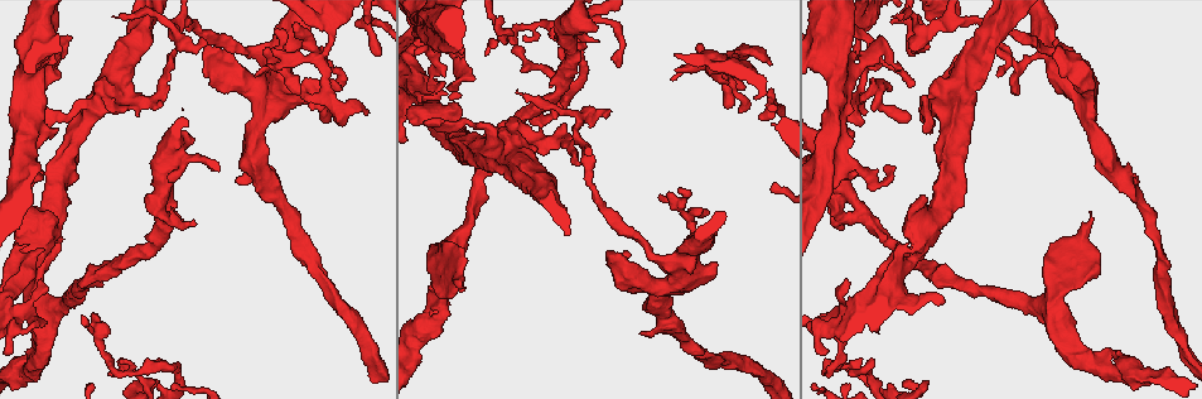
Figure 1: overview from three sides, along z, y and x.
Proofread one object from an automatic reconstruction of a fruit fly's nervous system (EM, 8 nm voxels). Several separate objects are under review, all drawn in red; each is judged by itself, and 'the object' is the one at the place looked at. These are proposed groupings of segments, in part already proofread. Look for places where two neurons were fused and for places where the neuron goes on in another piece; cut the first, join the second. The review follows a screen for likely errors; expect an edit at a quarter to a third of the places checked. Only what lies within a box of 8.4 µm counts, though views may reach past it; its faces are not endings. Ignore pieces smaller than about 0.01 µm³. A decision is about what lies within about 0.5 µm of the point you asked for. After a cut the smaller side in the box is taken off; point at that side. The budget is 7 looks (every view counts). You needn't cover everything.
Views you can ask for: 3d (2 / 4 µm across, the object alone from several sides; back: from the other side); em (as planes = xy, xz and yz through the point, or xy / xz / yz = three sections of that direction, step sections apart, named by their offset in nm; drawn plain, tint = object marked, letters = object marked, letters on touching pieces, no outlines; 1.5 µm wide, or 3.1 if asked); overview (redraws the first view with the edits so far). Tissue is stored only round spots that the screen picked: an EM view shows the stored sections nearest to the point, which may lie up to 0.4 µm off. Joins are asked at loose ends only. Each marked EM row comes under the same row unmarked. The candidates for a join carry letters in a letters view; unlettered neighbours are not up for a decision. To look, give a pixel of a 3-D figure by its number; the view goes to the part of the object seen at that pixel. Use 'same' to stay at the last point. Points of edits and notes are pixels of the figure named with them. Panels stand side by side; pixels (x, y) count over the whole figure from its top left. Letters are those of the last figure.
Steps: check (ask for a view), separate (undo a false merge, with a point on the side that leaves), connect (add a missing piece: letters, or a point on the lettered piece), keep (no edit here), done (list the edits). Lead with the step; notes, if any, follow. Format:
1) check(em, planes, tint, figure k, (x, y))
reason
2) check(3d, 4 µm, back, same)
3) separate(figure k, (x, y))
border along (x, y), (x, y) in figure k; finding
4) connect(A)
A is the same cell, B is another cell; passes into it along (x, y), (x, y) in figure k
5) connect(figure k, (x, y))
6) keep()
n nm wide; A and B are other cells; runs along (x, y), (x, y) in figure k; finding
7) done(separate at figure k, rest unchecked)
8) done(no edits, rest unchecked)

check(em, planes, letters, figure 1, (1091, 212))
free end

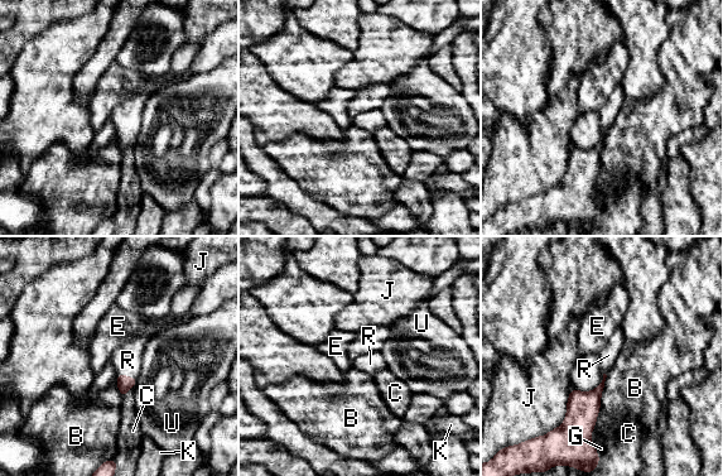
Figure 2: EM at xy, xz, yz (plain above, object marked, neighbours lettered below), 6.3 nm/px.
connect(R)
R is the same cell, B, C, E, G, J, K and U are other cells; passes into it along (124, 383), (128, 376), (128, 360) in figure 2; the neuron continues

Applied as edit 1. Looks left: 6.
check(3d, 4 µm, figure 1, (1135, 181))
thick end

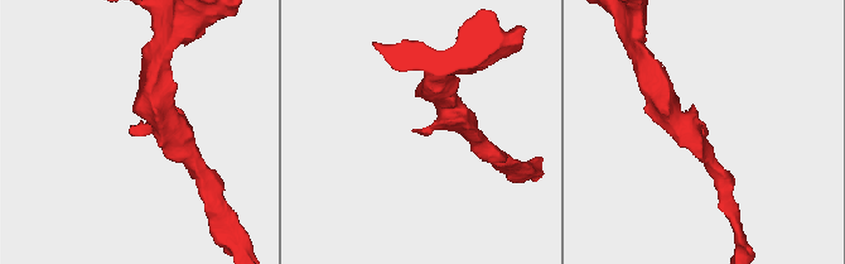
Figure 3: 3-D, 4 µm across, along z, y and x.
check(em, xz, step 8, letters, figure 3, (416, 130))
now the EM

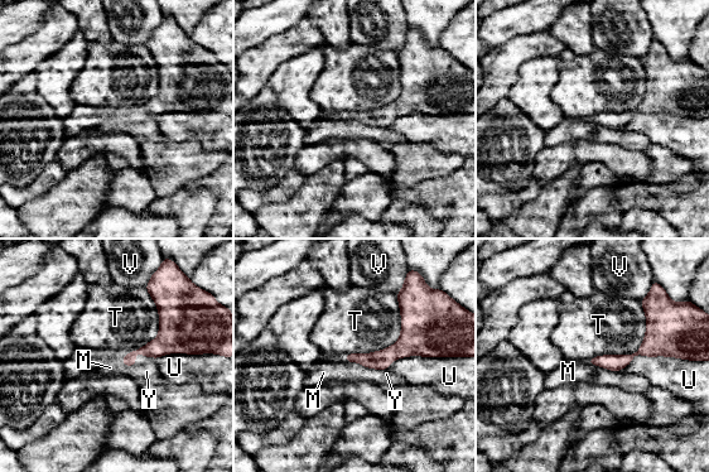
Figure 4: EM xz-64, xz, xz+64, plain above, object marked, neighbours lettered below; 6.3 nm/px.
keep()
M, T, U, V and Y are other cells; border along (347, 361), (382, 370) in figure 4; none of them fits

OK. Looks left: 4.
check(3d, 4 µm, figure 1, (853, 110))
branch stops here

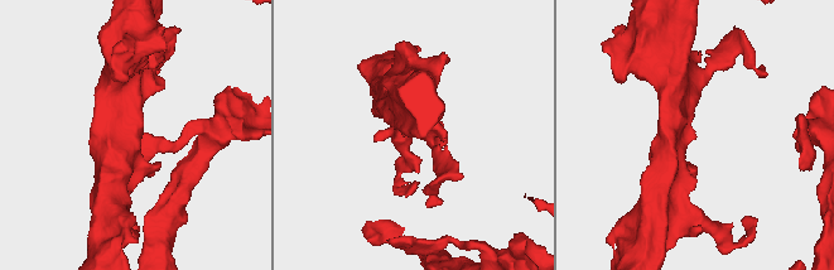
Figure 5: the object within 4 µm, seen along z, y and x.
check(em, planes, letters, figure 5, (133, 135))

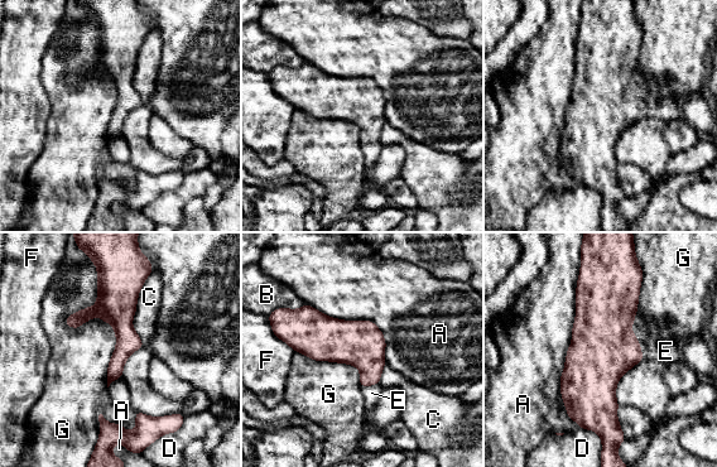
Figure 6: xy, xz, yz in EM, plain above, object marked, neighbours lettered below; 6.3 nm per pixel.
connect(E)
A touches over 1000 nm; E is the same cell, A, B, C, D, F and G are other cells; passes into it along (604, 347), (635, 336), (665, 351) in figure 6; it goes on there

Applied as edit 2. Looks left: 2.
done(connect at figure 2, connect at figure 6, rest unchecked)

